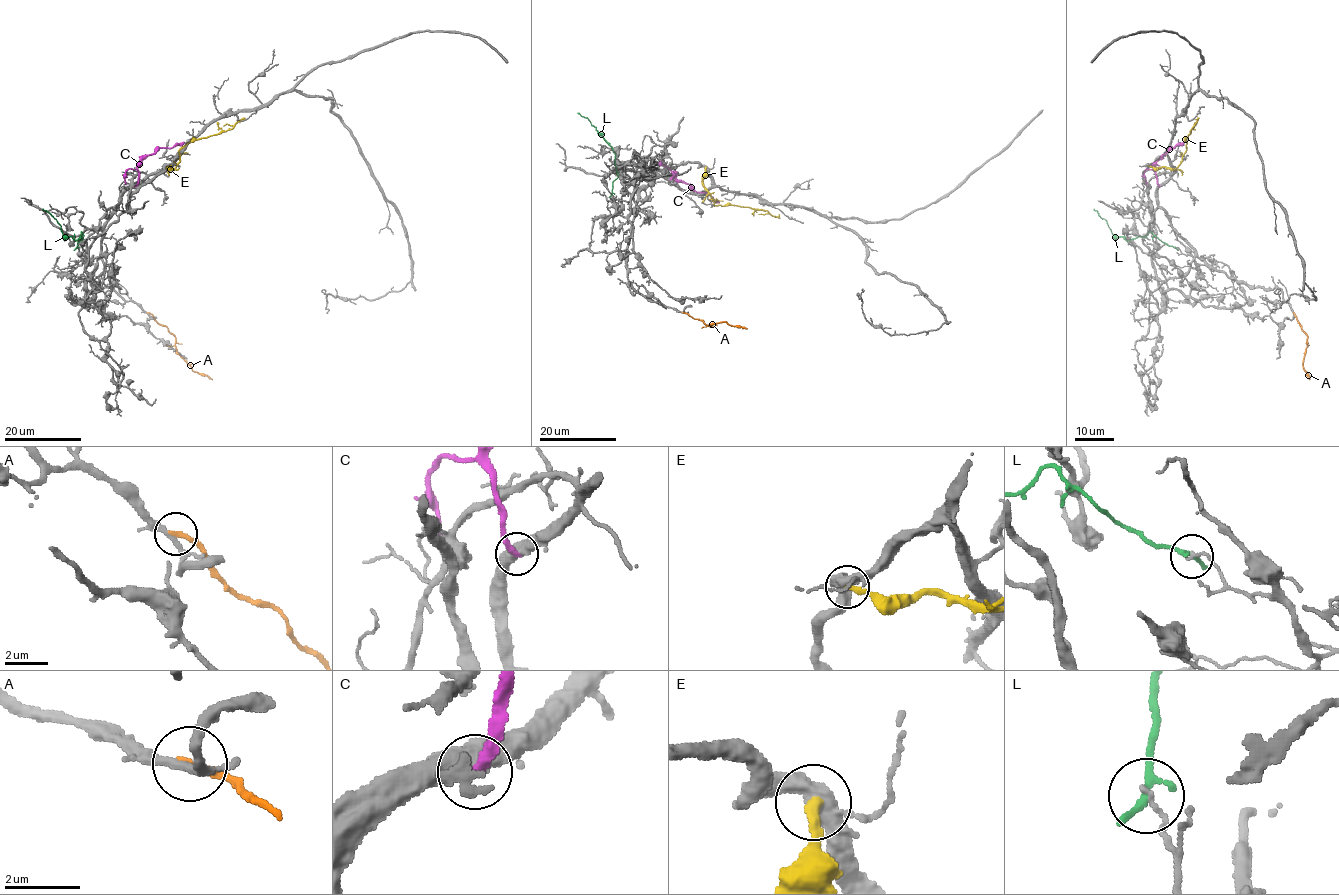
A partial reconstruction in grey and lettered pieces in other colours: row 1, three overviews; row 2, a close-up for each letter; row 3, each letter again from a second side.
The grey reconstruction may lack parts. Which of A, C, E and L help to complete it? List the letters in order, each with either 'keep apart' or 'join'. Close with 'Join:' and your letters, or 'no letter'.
A: keep apart
C: keep apart
E: keep apart
L: keep apart
Join: no letter

